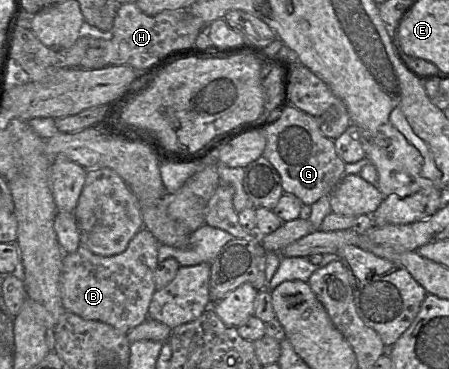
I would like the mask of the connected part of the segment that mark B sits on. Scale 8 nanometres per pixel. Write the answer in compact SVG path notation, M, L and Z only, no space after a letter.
M142 228L129 242L126 250L113 256L100 256L85 246L63 259L61 296L66 311L85 320L113 326L127 334L148 319L148 309L156 292L154 272L161 244L147 229Z

